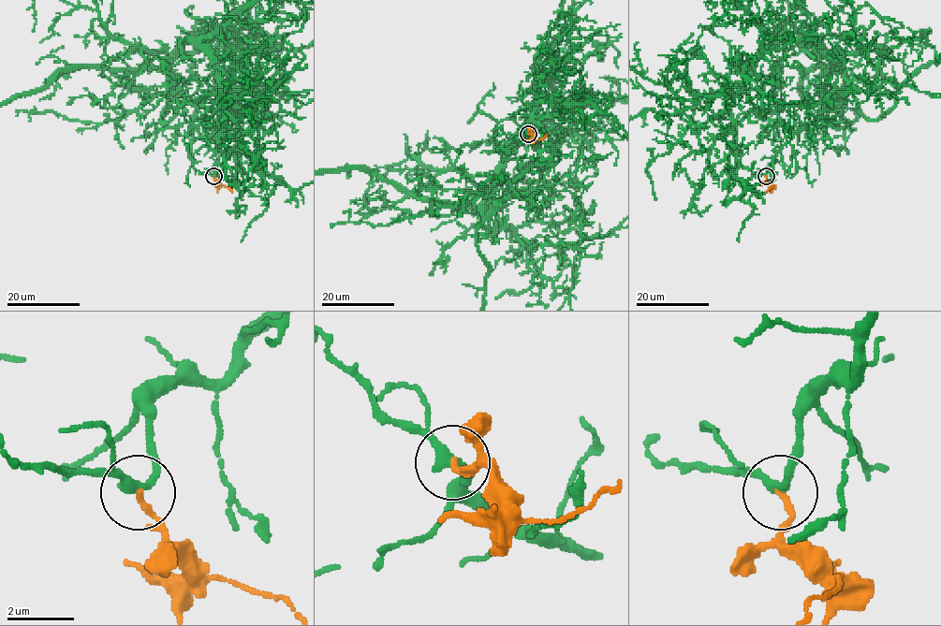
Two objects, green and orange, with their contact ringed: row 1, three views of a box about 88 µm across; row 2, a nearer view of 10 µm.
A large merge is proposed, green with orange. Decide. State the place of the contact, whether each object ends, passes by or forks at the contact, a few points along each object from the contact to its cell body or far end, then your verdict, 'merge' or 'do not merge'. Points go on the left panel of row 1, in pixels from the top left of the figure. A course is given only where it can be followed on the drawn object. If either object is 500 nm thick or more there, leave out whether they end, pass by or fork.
at (213, 176); green passes by; orange ends there; green runs (213, 176), (239, 145), (210, 130), (183, 94), (170, 94), (162, 120), (173, 87); orange runs (213, 176), (231, 192); do not merge

